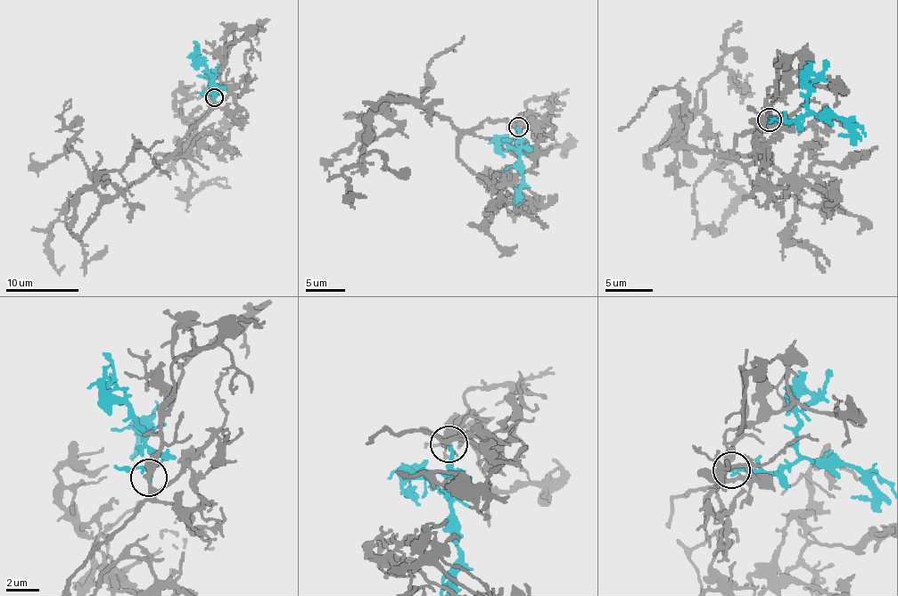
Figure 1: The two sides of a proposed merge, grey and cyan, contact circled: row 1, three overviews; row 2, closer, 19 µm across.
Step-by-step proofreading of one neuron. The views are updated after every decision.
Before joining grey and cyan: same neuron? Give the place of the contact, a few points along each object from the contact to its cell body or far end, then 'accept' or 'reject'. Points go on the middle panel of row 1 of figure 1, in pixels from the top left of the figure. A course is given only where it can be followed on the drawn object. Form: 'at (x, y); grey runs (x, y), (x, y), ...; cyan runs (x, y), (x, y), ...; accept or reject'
at (518, 127); grey runs (518, 128), (487, 120), (465, 132), (415, 100), (388, 98), (396, 128), (342, 172), (347, 201), (366, 196); cyan runs (518, 128), (518, 171), (523, 180), (516, 203); accept

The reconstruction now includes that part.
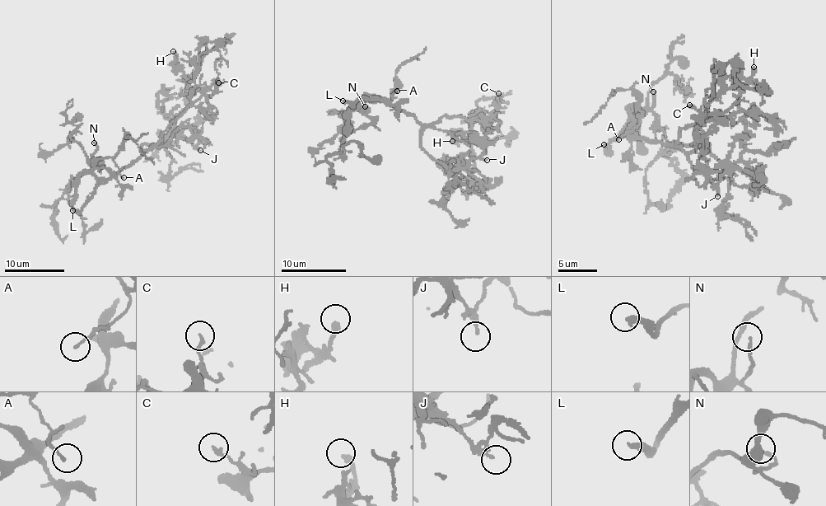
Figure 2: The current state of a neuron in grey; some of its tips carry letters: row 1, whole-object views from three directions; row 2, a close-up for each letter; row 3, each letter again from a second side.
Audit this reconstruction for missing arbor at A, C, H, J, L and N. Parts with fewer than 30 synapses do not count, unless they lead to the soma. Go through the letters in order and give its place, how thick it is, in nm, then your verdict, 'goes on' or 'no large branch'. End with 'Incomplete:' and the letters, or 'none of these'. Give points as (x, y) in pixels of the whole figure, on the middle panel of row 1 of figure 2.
A: at (397, 91); 130 nm thick; no large branch
C: at (498, 93); 150 nm thick; no large branch
H: at (452, 141); 280 nm thick; no large branch
J: at (487, 160); 180 nm thick; goes on
L: at (342, 100); 300 nm thick; goes on
N: at (365, 106); 150 nm thick; no large branch
Incomplete: J, L

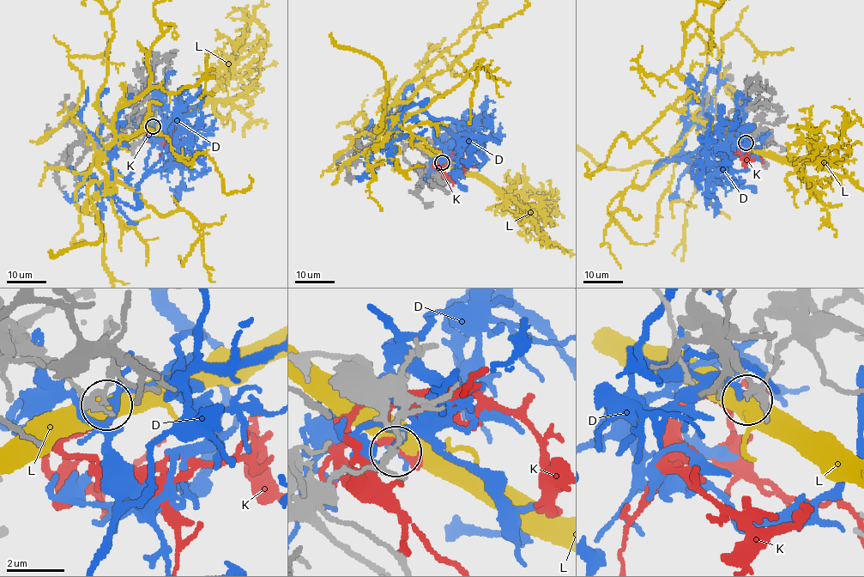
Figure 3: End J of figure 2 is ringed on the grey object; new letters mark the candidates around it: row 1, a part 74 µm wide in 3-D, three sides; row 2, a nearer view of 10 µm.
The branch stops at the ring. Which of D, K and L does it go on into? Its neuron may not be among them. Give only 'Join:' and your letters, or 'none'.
Join: K

